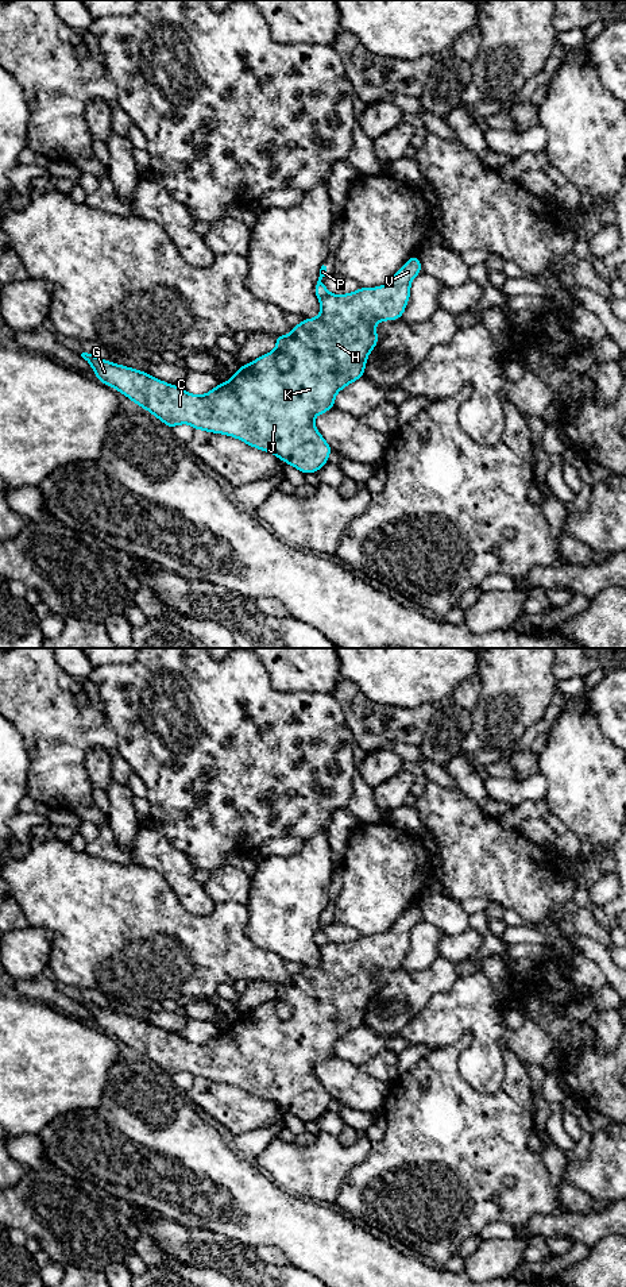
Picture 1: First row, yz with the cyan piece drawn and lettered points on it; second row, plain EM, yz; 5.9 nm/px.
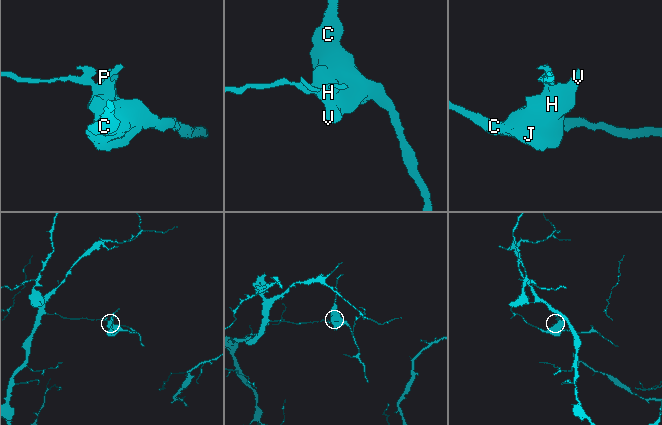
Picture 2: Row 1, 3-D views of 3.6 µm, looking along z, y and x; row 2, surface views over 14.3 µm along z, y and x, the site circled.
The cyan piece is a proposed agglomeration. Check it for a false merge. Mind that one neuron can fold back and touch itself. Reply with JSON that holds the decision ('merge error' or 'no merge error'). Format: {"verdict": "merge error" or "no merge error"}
{"verdict": "merge error"}

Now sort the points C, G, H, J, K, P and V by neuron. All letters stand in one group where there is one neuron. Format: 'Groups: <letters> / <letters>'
Groups: C G H J K V / P

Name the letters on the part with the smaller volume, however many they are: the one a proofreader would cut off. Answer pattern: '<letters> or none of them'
C, G, H, J, K, V

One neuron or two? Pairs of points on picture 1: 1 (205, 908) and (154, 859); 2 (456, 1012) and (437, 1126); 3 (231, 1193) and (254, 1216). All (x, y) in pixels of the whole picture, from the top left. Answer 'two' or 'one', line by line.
1: one
2: two
3: one

